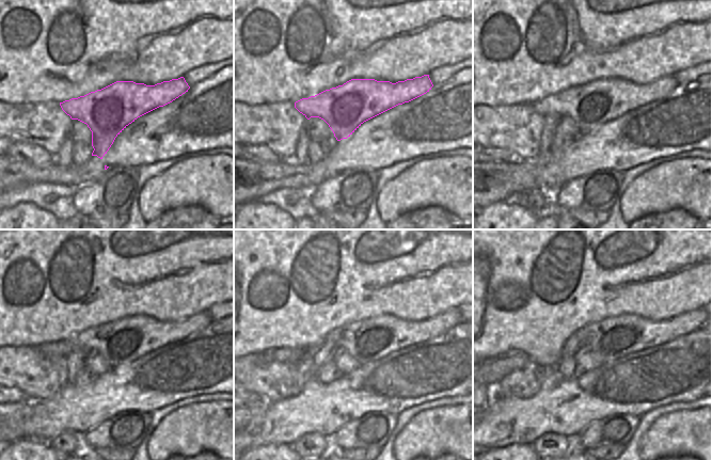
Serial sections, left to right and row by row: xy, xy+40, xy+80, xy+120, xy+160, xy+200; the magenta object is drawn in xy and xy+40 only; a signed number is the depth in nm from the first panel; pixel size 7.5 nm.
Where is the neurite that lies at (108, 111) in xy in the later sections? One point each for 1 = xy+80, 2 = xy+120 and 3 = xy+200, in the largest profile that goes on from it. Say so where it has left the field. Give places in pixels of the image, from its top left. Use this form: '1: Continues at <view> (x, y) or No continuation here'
1: Continues at xy+80 (591, 105)
2: Continues at xy+120 (123, 340)
3: Continues at xy+200 (617, 336).

